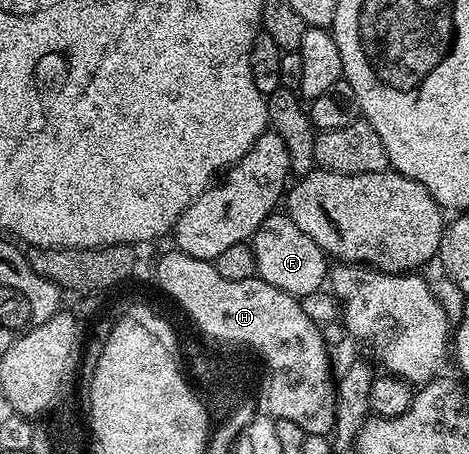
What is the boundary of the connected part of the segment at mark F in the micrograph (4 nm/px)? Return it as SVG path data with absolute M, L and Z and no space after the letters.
M271 214L268 218L264 218L264 222L260 222L260 226L254 232L252 247L258 279L284 290L290 296L301 298L321 289L327 283L326 253L285 214Z

